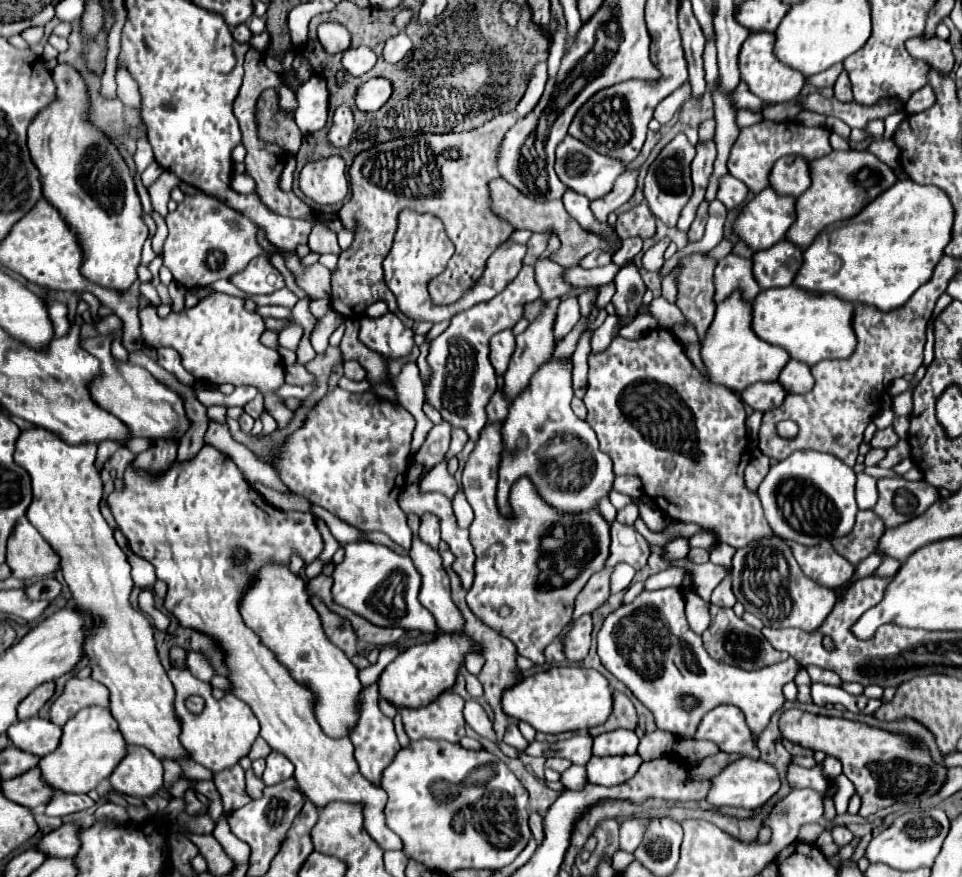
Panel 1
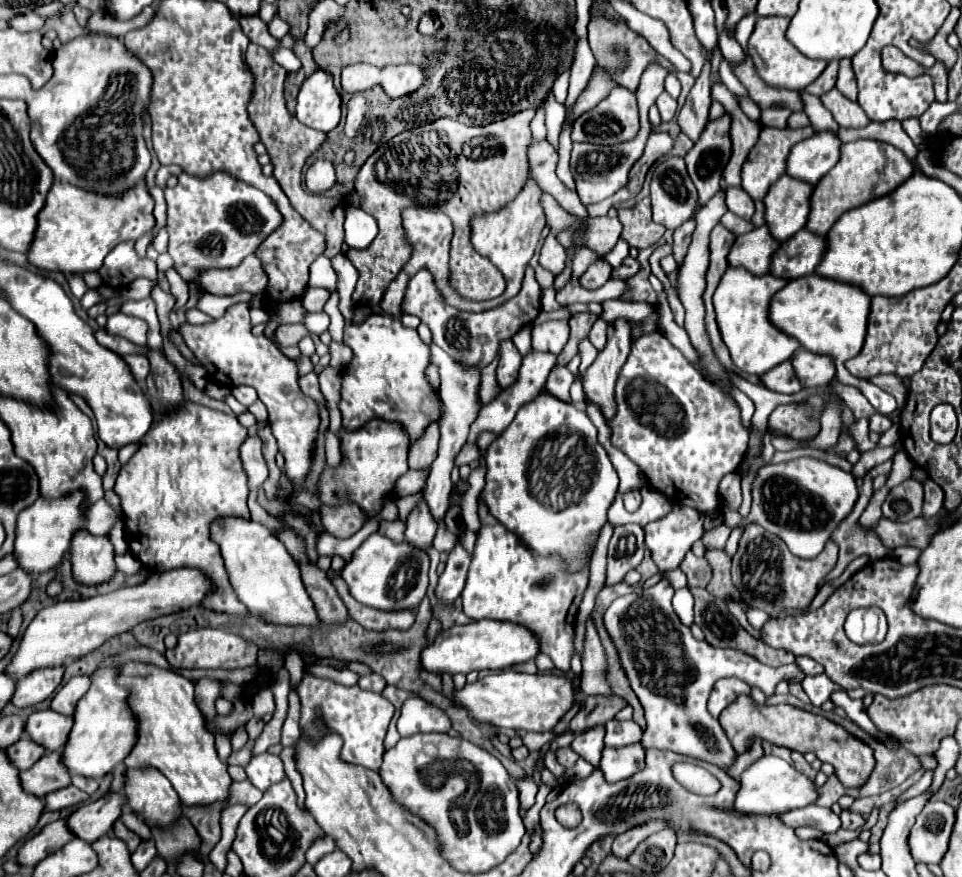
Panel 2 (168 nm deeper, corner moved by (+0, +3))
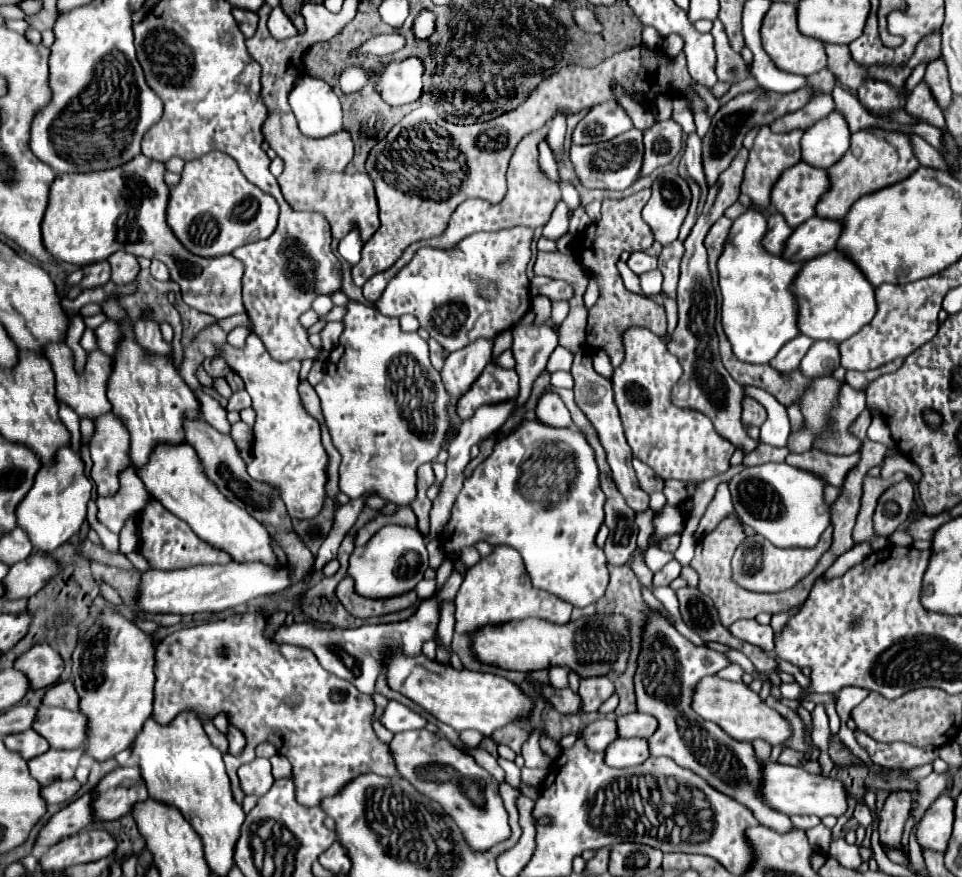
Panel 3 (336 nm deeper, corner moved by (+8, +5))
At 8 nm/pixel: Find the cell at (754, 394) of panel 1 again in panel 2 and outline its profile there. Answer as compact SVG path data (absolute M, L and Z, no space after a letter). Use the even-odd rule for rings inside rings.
M785 361L785 363L773 367L765 375L761 375L761 381L767 389L777 391L777 393L797 393L803 389L795 371L793 371L791 361Z

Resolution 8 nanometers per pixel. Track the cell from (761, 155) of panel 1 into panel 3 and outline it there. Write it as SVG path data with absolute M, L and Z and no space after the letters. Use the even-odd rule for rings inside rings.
M761 127L749 151L745 177L741 183L741 193L749 195L757 207L769 207L769 189L773 187L773 181L777 181L783 169L801 161L801 147L799 147L801 135L803 135L803 129L793 129L789 133L773 133L769 127Z

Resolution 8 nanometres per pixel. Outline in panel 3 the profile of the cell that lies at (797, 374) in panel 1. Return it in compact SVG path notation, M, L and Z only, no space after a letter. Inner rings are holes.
M815 341L801 359L799 371L807 379L815 379L833 373L835 367L839 367L839 345L833 345L831 341Z

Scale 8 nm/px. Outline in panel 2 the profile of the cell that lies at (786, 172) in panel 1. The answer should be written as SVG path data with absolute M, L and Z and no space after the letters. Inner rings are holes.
M817 131L791 149L787 173L807 183L817 183L825 173L837 165L841 155L841 139L835 131Z

